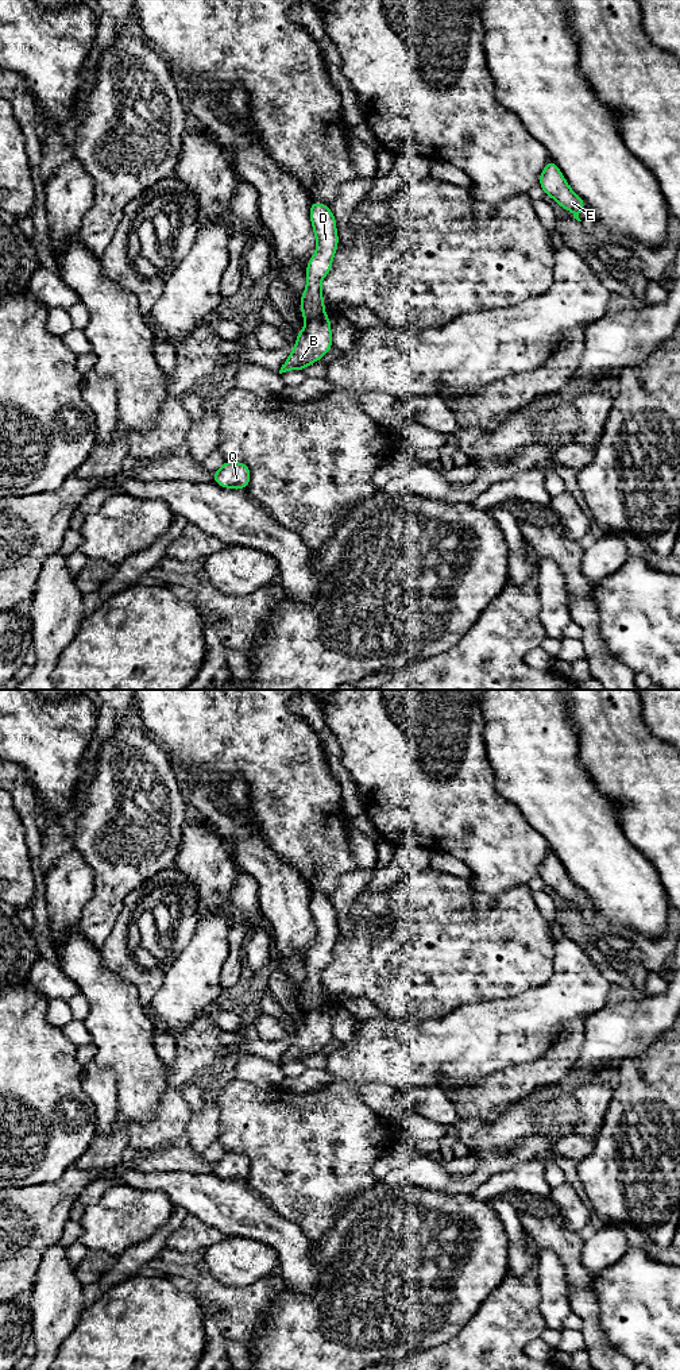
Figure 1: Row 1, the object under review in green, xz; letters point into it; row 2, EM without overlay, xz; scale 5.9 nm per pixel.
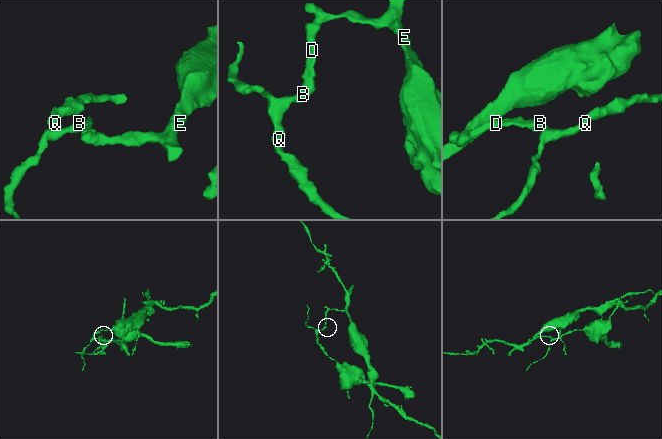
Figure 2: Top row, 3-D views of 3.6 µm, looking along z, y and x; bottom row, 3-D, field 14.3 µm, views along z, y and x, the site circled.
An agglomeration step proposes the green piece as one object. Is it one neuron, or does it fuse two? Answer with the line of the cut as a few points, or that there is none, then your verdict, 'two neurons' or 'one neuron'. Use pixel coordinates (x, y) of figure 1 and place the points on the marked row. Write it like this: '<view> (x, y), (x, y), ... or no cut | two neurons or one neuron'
xz (323, 315), (306, 321) | two neurons

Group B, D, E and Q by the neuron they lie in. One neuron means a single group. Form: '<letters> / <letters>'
B Q / D E

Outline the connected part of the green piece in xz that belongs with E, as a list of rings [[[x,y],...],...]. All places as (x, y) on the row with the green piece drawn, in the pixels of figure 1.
[[[549,159],[545,165],[540,174],[538,185],[545,194],[550,196],[561,208],[572,211],[573,219],[582,221],[579,213],[586,207],[586,202],[568,186],[567,180],[553,161]]]

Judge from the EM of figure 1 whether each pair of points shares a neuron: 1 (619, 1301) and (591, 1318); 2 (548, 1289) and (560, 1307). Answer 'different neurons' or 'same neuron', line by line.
1: different neurons
2: same neuron

